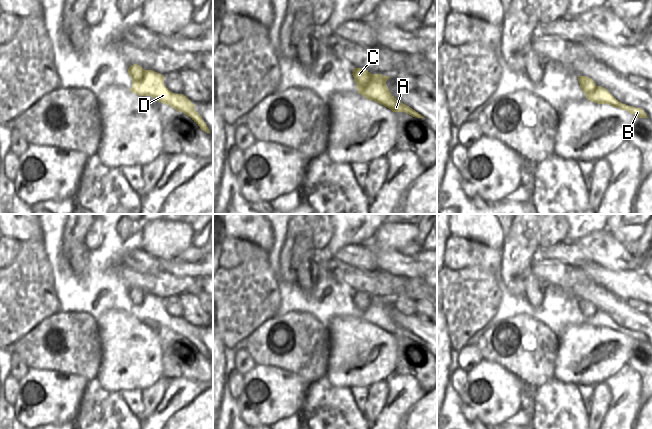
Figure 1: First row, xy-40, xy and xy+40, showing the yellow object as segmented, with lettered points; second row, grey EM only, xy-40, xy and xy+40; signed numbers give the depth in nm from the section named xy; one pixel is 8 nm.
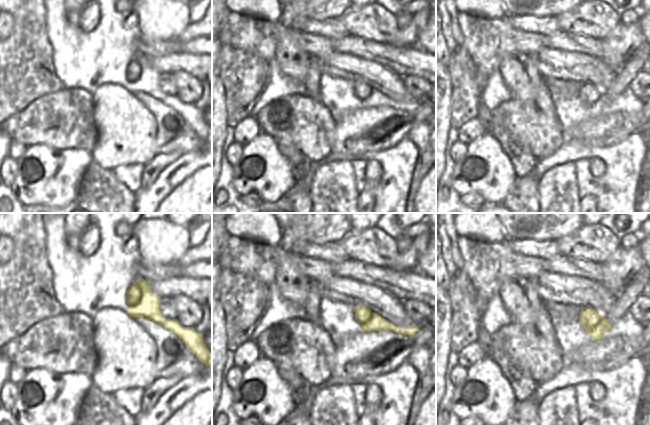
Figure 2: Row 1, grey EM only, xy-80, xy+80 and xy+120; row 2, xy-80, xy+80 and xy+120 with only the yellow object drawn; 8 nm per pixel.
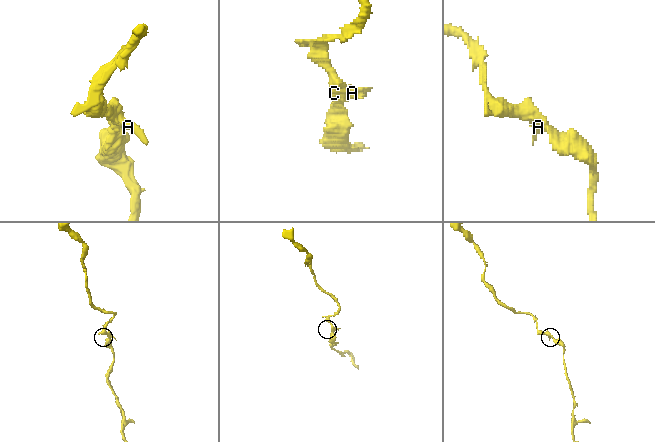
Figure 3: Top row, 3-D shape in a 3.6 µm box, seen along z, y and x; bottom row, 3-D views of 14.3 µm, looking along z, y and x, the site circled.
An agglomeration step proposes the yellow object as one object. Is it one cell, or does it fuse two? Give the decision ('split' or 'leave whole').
leave whole

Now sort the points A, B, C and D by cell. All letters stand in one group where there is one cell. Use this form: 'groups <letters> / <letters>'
groups A B C D

